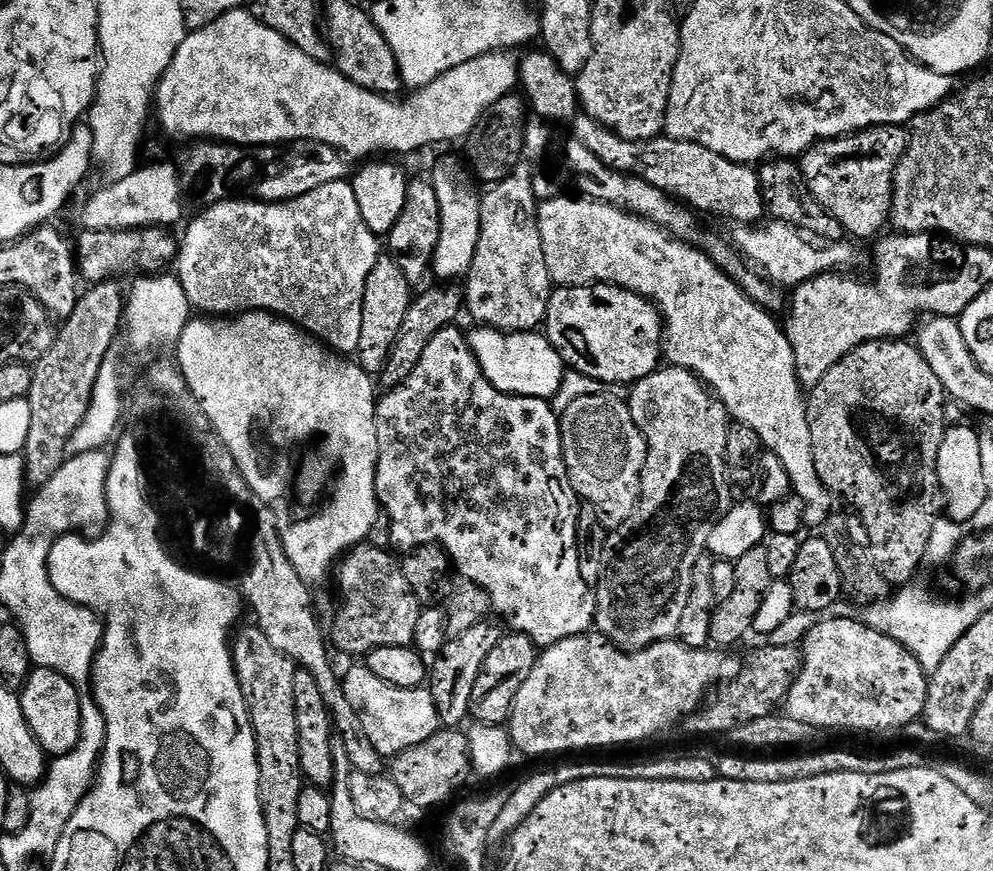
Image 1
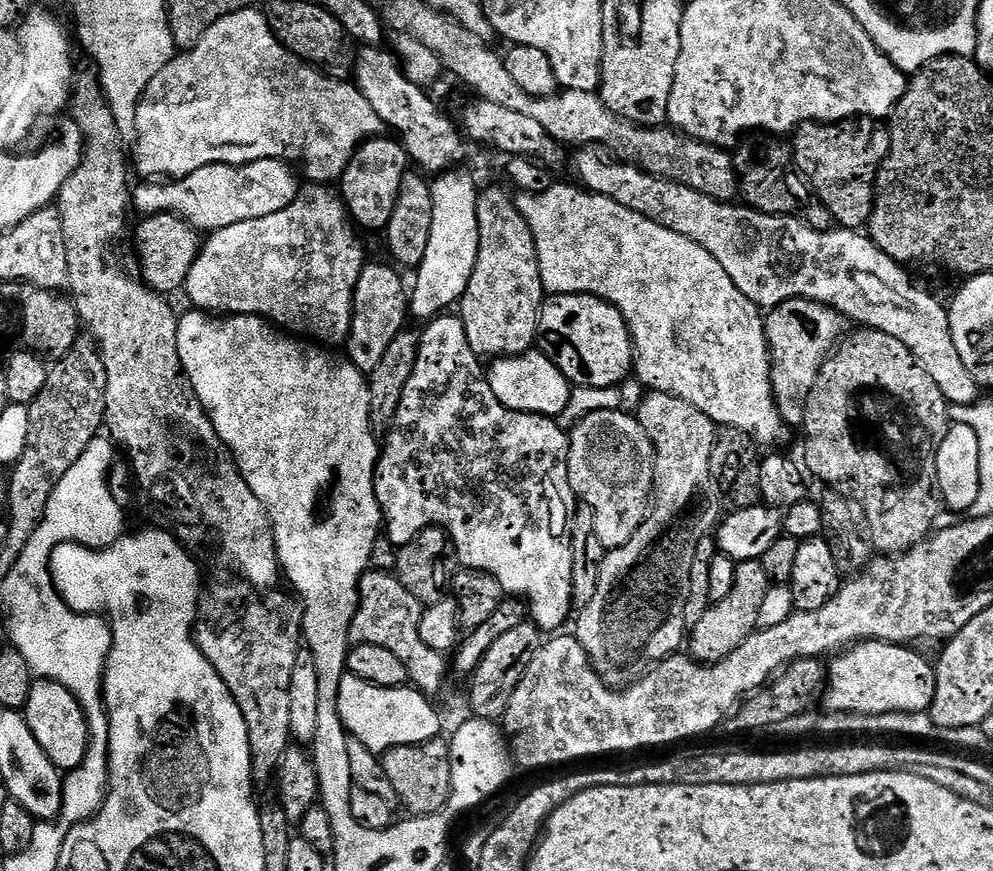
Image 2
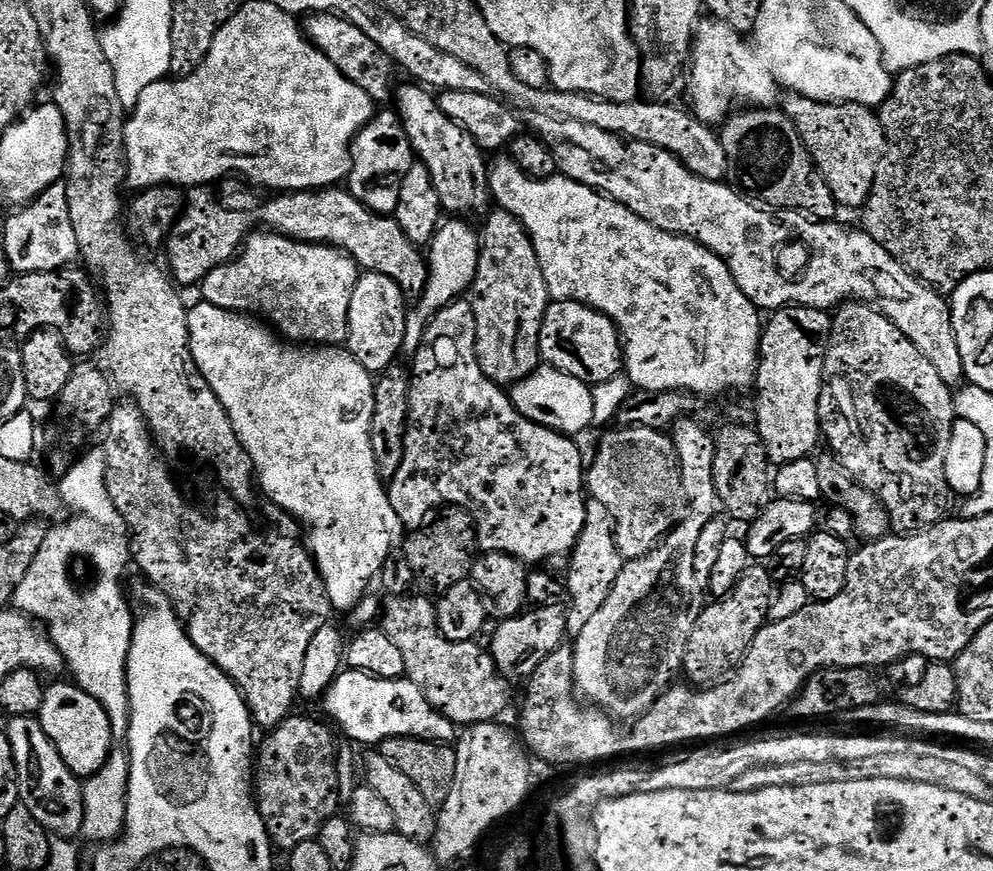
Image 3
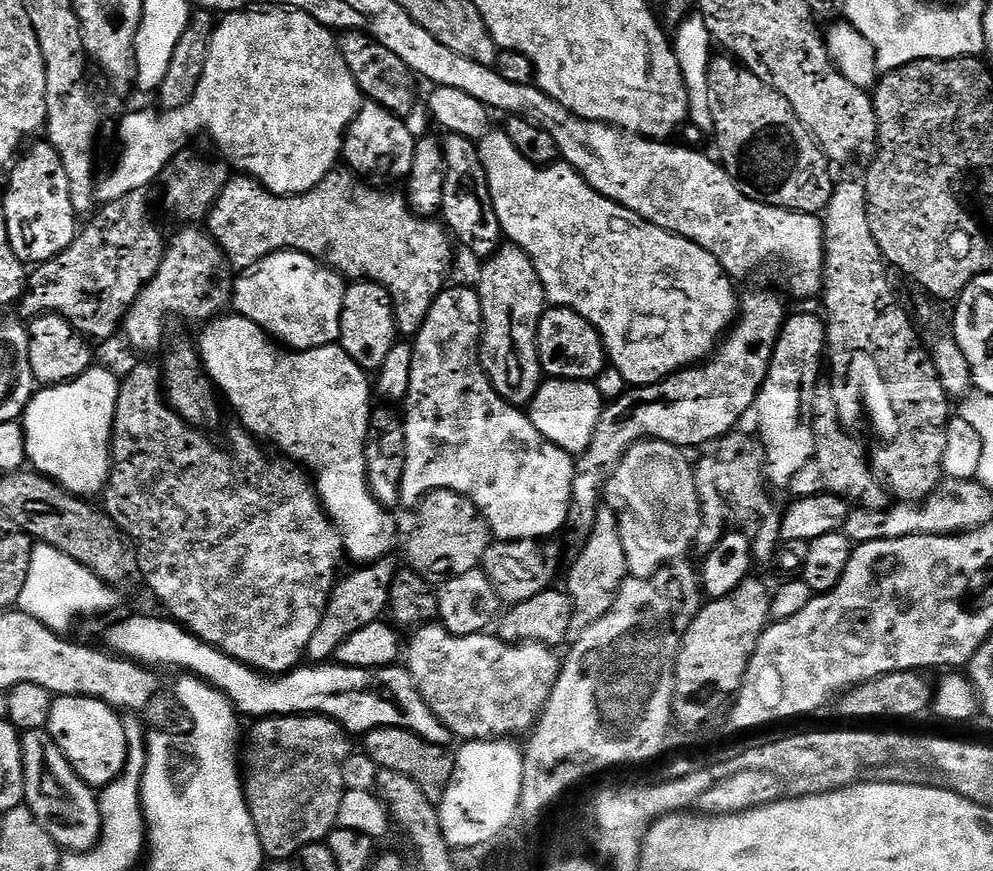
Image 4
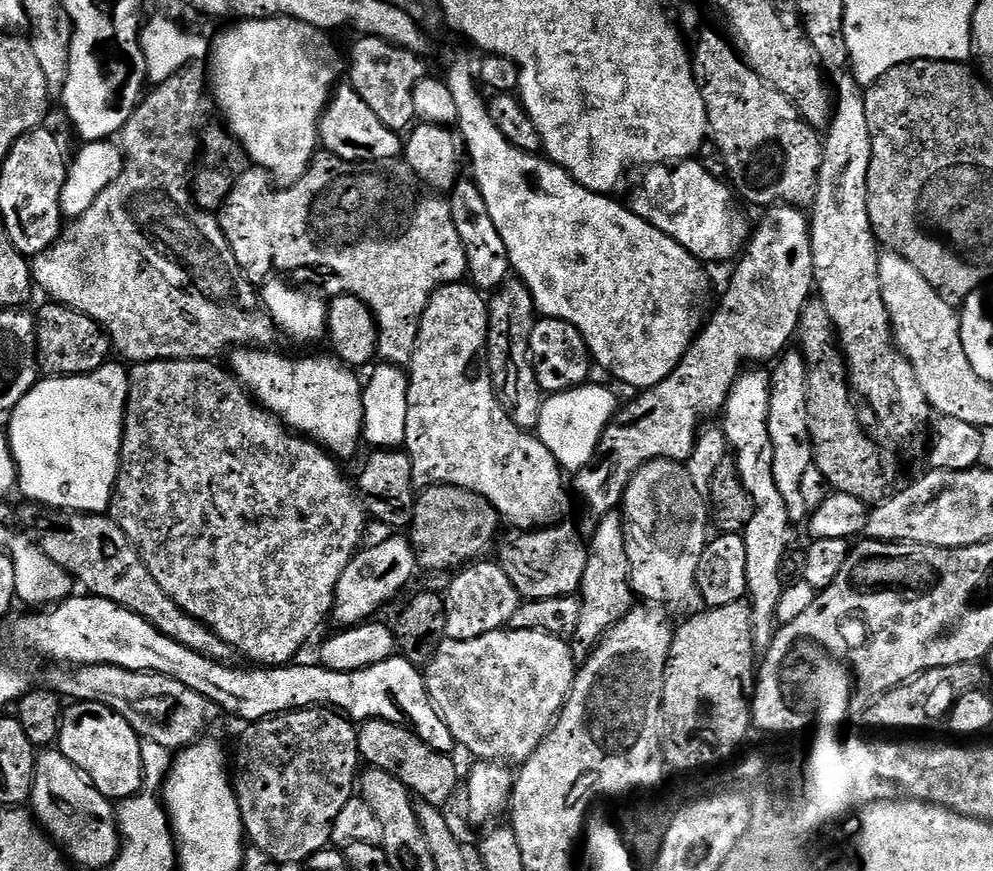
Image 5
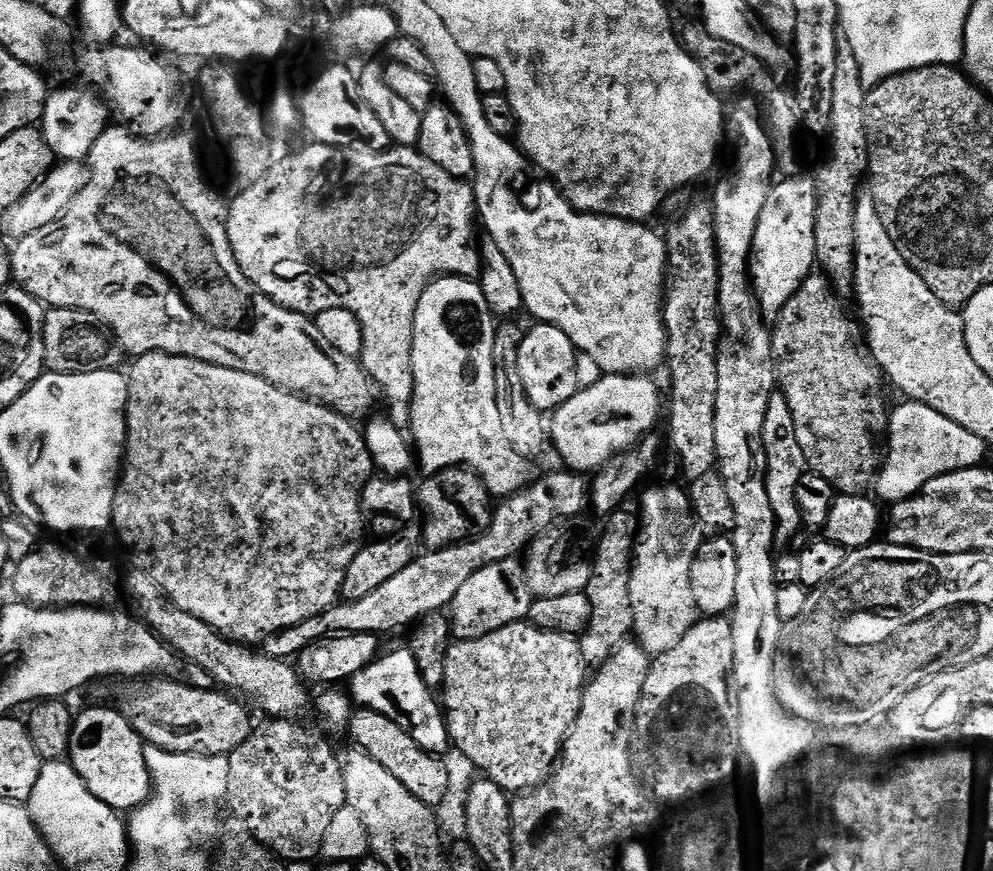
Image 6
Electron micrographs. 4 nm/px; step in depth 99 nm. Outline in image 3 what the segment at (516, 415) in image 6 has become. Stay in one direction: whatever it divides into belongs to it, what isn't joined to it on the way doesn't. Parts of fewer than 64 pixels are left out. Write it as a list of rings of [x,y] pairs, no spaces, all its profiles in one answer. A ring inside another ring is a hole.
[[[489,211],[483,217],[484,232],[482,230],[479,233],[477,272],[470,287],[470,303],[476,323],[476,357],[480,369],[497,384],[511,386],[534,370],[533,365],[528,363],[532,359],[535,361],[540,355],[540,324],[544,321],[544,311],[548,308],[550,297],[546,282],[542,278],[538,254],[528,237],[528,231],[511,212],[495,211]]]

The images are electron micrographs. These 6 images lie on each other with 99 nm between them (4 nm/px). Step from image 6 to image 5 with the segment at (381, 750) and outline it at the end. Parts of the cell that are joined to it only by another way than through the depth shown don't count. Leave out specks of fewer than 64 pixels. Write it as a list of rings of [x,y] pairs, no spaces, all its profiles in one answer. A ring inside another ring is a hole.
[[[365,720],[359,725],[356,737],[360,747],[361,761],[378,770],[386,770],[386,774],[394,774],[394,778],[398,778],[402,782],[402,786],[406,786],[416,800],[424,800],[427,804],[433,804],[436,808],[443,809],[447,800],[454,794],[458,779],[451,755],[426,746],[426,742],[422,742],[422,738],[414,735],[411,728],[404,728],[400,724],[385,720]]]

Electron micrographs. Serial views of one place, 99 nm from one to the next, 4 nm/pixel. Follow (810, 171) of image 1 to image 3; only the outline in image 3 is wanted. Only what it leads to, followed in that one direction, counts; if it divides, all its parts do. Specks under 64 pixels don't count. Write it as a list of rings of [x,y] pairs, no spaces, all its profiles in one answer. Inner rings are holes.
[[[795,94],[785,95],[783,100],[782,111],[794,122],[804,149],[812,155],[837,205],[863,209],[876,177],[878,153],[886,144],[879,115],[861,104],[823,104]]]

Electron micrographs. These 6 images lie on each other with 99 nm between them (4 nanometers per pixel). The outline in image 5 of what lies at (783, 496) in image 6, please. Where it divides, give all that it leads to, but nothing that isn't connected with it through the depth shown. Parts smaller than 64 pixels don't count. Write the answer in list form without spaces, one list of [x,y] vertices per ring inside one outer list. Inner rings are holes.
[[[788,350],[775,361],[771,369],[772,393],[770,394],[770,414],[768,429],[770,442],[774,446],[774,482],[778,490],[789,502],[800,499],[800,483],[802,474],[813,467],[814,449],[812,435],[808,425],[808,395],[806,394],[806,374],[808,367],[799,351]]]

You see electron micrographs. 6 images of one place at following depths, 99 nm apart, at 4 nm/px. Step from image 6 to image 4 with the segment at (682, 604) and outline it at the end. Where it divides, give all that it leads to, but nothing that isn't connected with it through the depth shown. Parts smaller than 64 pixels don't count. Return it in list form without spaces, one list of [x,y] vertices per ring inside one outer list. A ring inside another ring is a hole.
[[[642,440],[638,441],[636,444],[633,445],[631,449],[627,453],[625,453],[624,457],[622,457],[621,461],[618,462],[617,469],[614,470],[613,476],[610,478],[608,485],[604,488],[603,492],[603,499],[606,501],[606,506],[612,511],[613,514],[616,515],[616,519],[620,522],[620,537],[622,538],[622,546],[624,547],[624,553],[626,554],[626,558],[628,559],[628,570],[629,573],[637,580],[648,580],[651,576],[655,575],[660,568],[663,568],[665,565],[673,565],[677,562],[683,561],[685,559],[684,555],[687,554],[689,551],[690,553],[693,551],[694,545],[696,543],[696,539],[698,538],[698,530],[699,527],[702,526],[703,514],[702,510],[700,509],[700,495],[698,494],[698,486],[696,485],[696,469],[694,467],[693,461],[688,461],[686,457],[685,449],[683,447],[676,447],[674,445],[667,444],[664,441],[658,440]]]

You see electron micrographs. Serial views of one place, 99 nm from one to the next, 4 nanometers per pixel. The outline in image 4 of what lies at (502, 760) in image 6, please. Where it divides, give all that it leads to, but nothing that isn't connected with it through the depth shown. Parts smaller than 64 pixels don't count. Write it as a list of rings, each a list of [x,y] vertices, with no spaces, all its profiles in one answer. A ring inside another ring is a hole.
[[[439,622],[425,624],[411,636],[412,641],[406,644],[406,667],[412,681],[429,710],[451,730],[453,737],[464,742],[512,738],[515,732],[527,733],[539,721],[554,682],[560,676],[561,661],[558,656],[556,660],[552,653],[555,651],[547,644],[505,644],[496,634],[455,636]]]

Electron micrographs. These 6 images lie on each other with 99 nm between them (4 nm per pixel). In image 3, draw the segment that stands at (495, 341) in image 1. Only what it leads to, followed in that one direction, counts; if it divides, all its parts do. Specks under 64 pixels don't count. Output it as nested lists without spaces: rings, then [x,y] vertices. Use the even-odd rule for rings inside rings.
[[[547,366],[537,367],[529,376],[511,385],[510,399],[512,405],[527,420],[532,420],[535,424],[541,424],[547,428],[552,428],[556,432],[563,432],[566,436],[575,437],[577,435],[576,432],[584,432],[588,427],[593,427],[594,424],[595,399],[593,389],[578,378],[574,378],[565,372],[559,372],[557,368],[549,368]]]

